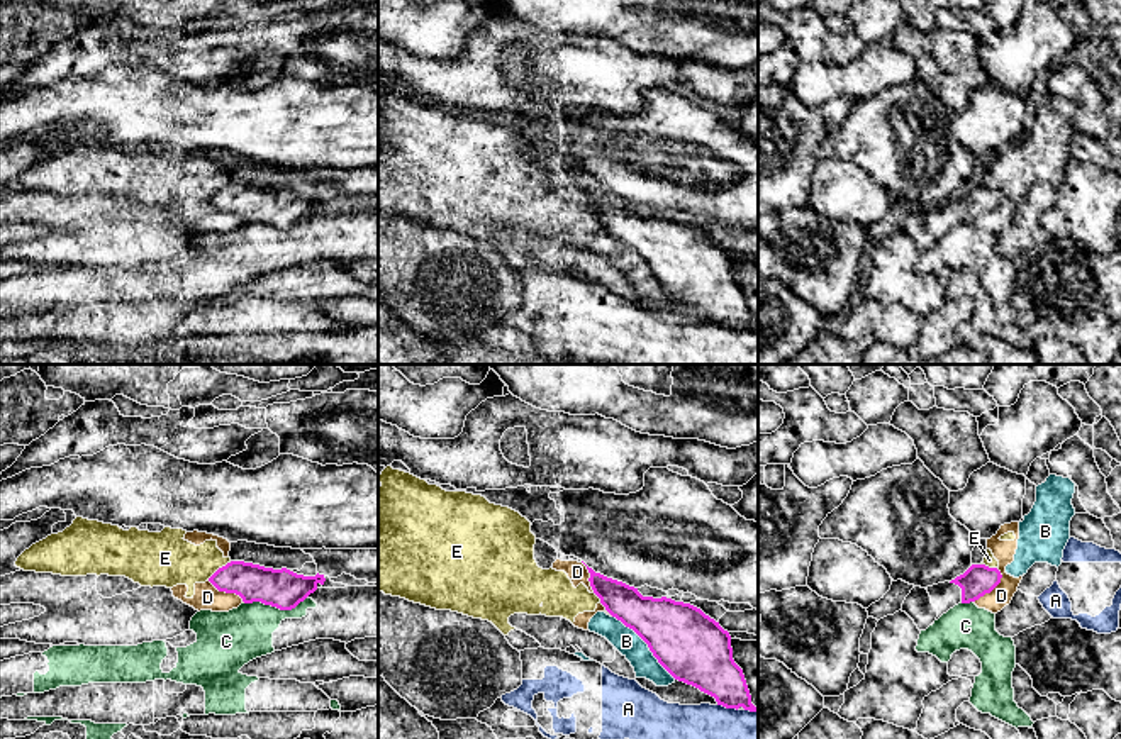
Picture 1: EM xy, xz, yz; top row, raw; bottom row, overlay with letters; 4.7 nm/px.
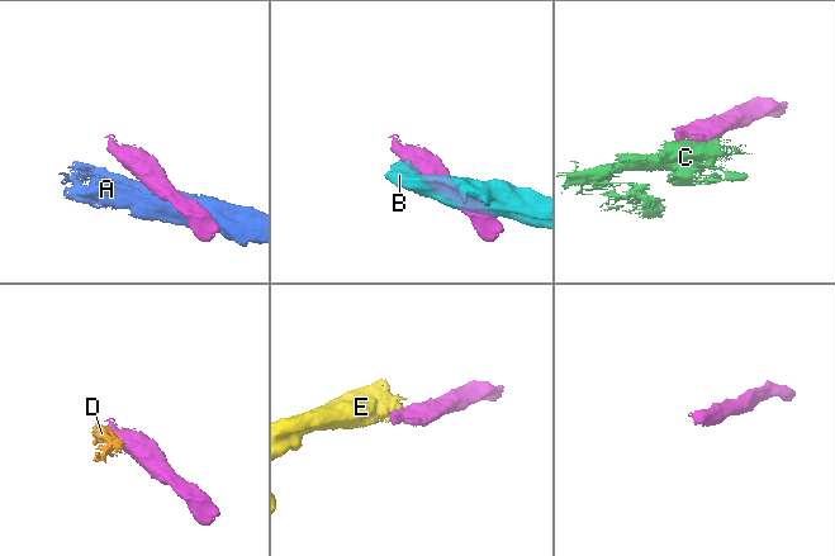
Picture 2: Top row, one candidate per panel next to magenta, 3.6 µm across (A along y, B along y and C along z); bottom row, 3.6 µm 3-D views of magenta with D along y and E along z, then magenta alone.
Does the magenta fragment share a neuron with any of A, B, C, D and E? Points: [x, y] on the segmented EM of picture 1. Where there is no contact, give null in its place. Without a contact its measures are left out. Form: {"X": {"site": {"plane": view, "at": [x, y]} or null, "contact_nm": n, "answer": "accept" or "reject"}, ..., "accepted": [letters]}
{"A": {"site": {"plane": "xz", "at": [728, 707]}, "contact_nm": 100, "answer": "reject"}, "B": {"site": {"plane": "xz", "at": [646, 643]}, "contact_nm": 420, "answer": "reject"}, "C": {"site": {"plane": "xy", "at": [275, 605]}, "contact_nm": 300, "answer": "reject"}, "D": {"site": {"plane": "yz", "at": [992, 588]}, "contact_nm": 200, "answer": "reject"}, "E": {"site": {"plane": "xy", "at": [219, 568]}, "contact_nm": 150, "answer": "reject"}, "accepted": []}

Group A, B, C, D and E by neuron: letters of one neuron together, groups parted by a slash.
A / B D E / C

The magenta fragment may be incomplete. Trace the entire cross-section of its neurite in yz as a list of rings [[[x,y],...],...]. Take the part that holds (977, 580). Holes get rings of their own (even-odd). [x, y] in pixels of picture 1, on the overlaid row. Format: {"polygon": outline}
{"polygon": [[[972,564],[951,581],[928,588],[914,586],[902,603],[919,631],[926,631],[934,620],[958,603],[970,603],[990,593],[1001,583],[1001,571],[985,564]]]}

